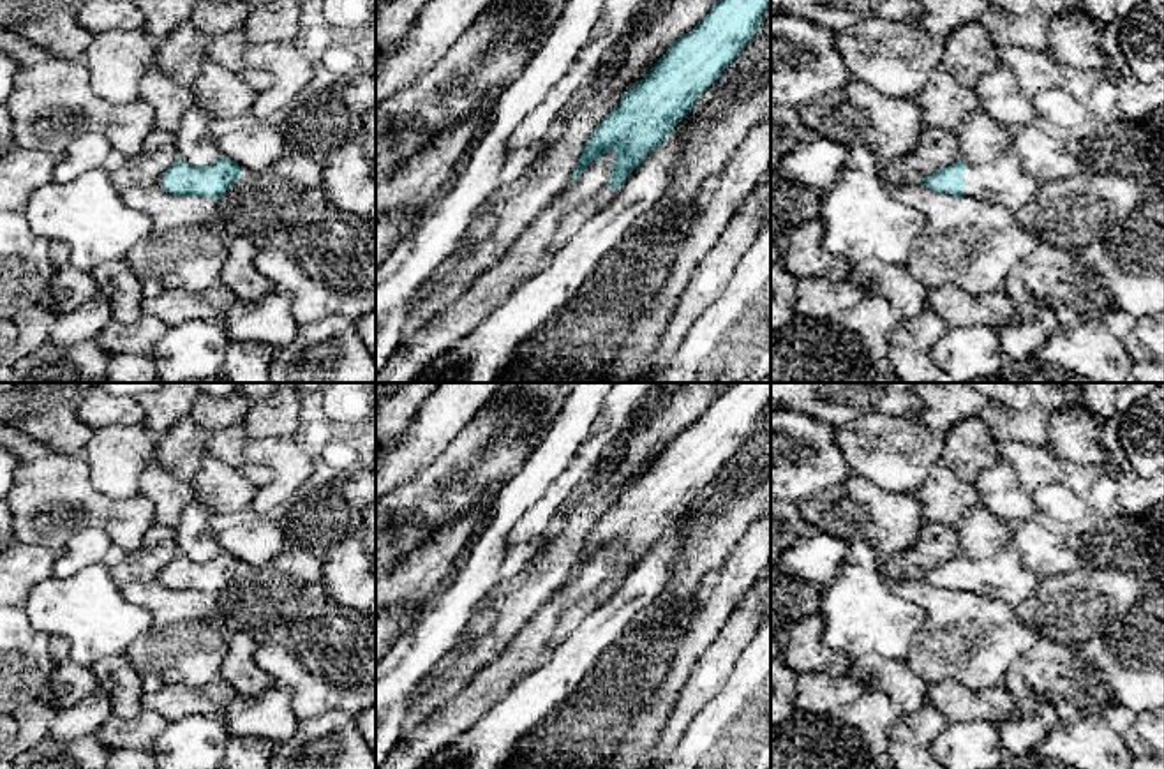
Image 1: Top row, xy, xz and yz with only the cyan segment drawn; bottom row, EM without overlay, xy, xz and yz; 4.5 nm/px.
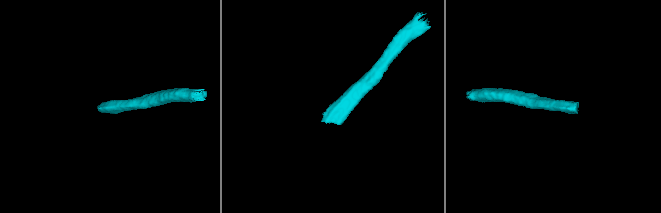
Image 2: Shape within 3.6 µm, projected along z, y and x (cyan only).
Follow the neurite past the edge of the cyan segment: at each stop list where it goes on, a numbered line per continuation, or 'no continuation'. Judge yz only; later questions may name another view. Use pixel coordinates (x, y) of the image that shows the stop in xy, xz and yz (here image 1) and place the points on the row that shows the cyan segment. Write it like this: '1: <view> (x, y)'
1: yz (1004, 182)

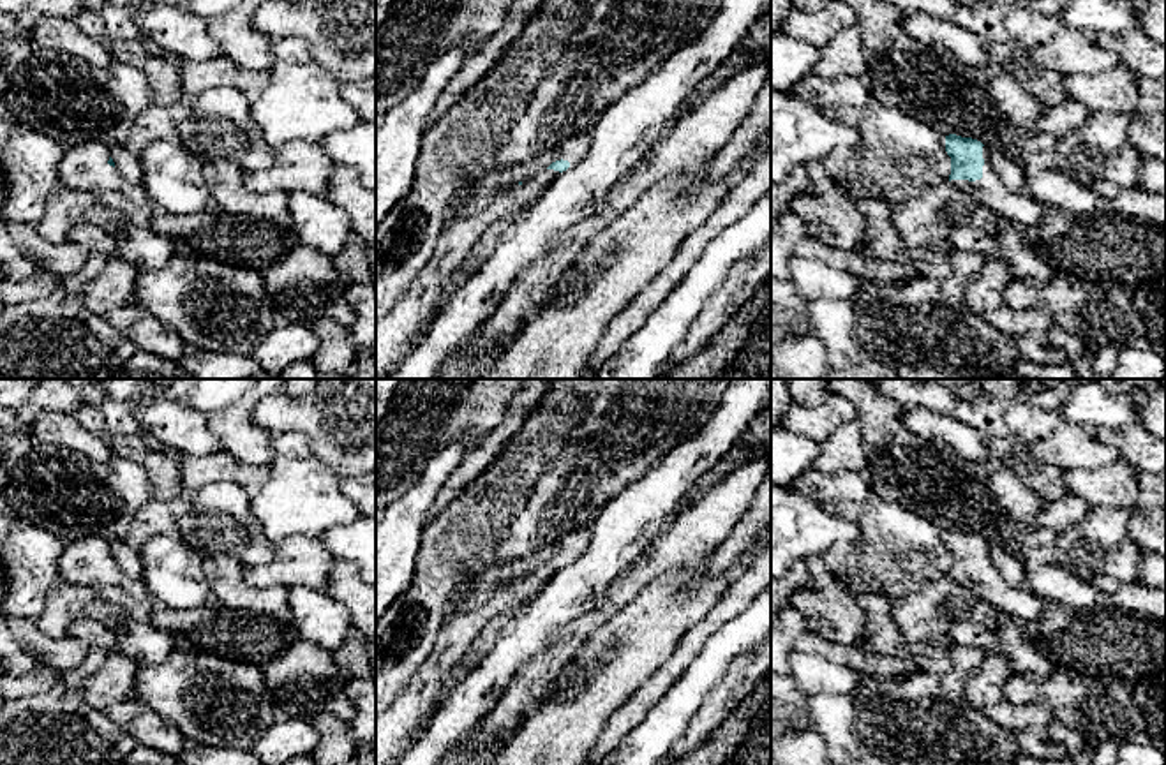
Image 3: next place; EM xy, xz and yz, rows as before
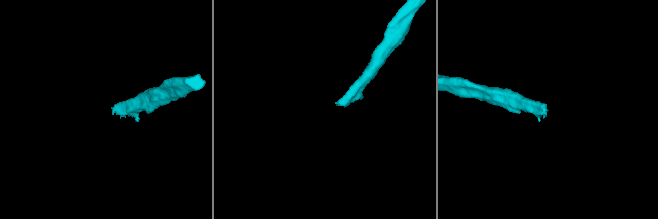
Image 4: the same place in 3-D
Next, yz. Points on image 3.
1: yz (1020, 208)

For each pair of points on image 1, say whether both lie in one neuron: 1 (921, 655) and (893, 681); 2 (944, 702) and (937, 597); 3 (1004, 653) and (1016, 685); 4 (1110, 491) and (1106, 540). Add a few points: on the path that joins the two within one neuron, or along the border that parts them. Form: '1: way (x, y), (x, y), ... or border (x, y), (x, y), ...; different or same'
1: border (902, 662), (928, 685); different
2: border (944, 681), (930, 685); different
3: border (1041, 641), (1009, 667), (1000, 685); different
4: way (1110, 503), (1110, 528); same

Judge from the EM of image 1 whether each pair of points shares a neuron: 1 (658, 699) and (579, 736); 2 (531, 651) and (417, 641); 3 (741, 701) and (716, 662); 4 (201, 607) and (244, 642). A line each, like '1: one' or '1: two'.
1: two
2: two
3: two
4: two

